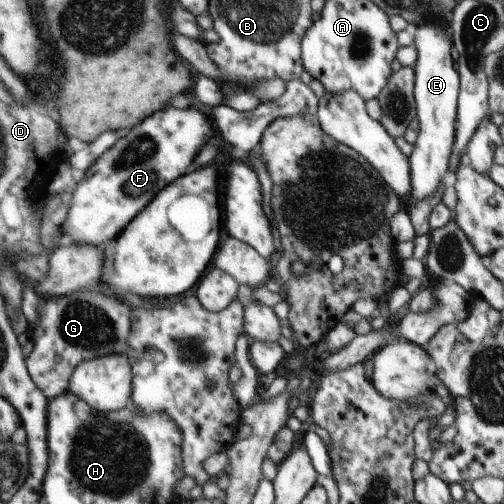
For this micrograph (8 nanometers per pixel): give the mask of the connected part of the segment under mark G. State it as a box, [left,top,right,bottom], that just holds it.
[25,289,131,399]

